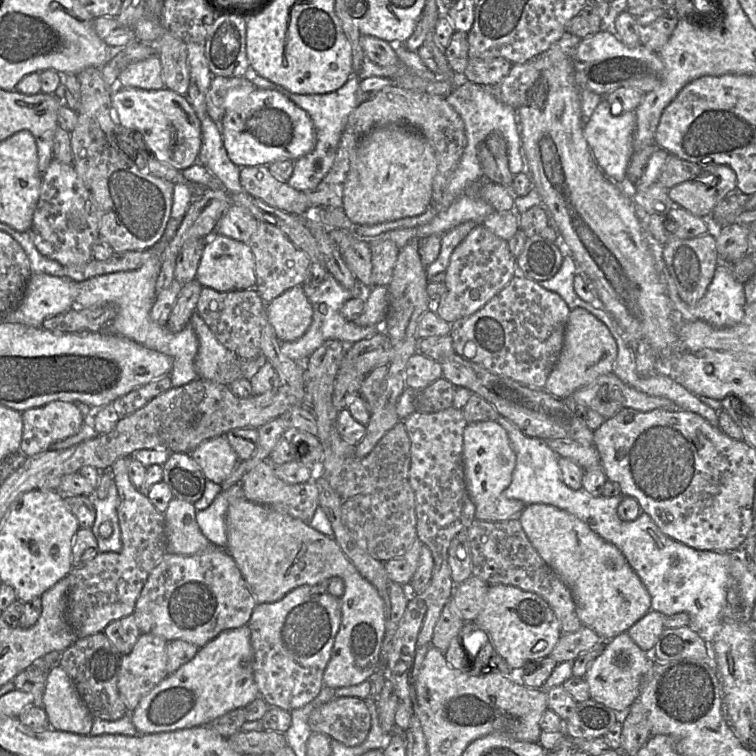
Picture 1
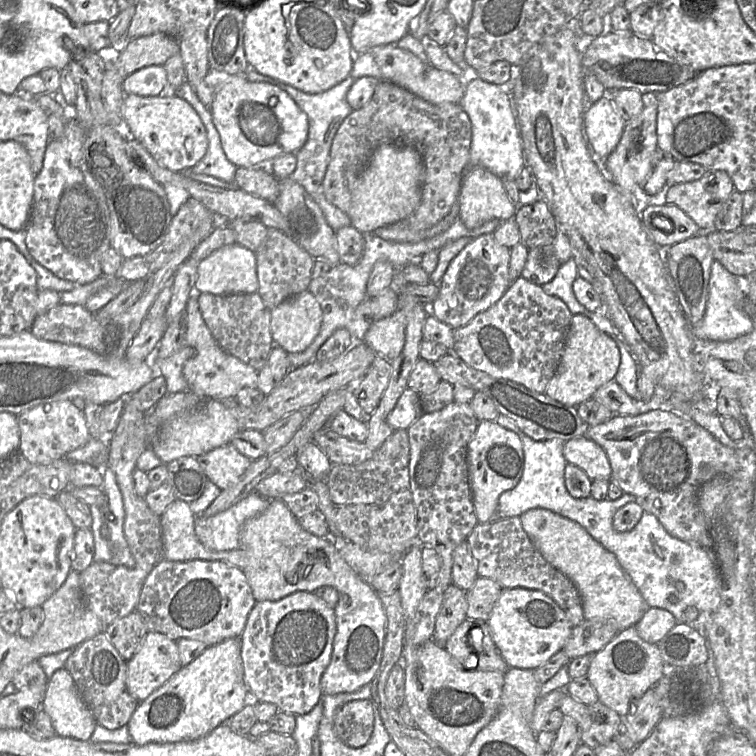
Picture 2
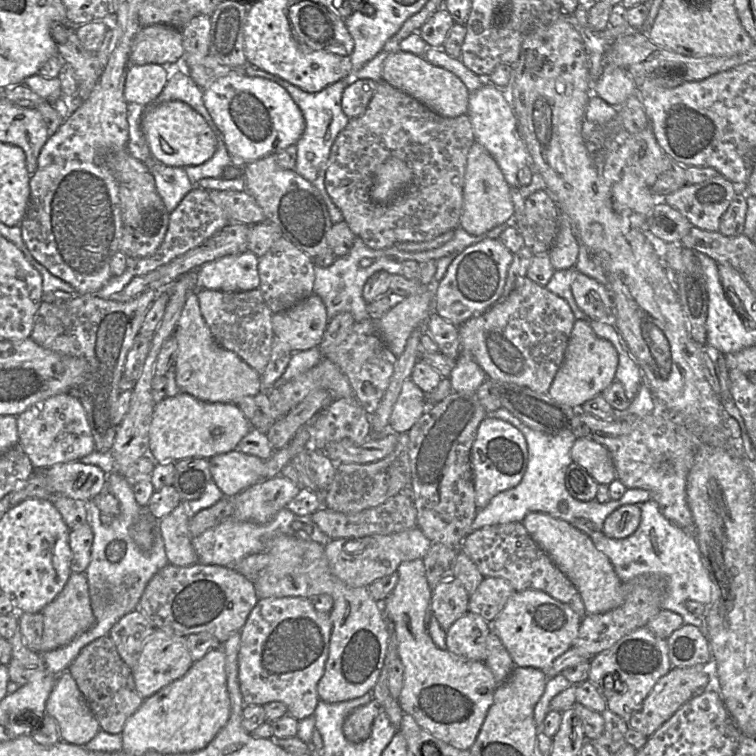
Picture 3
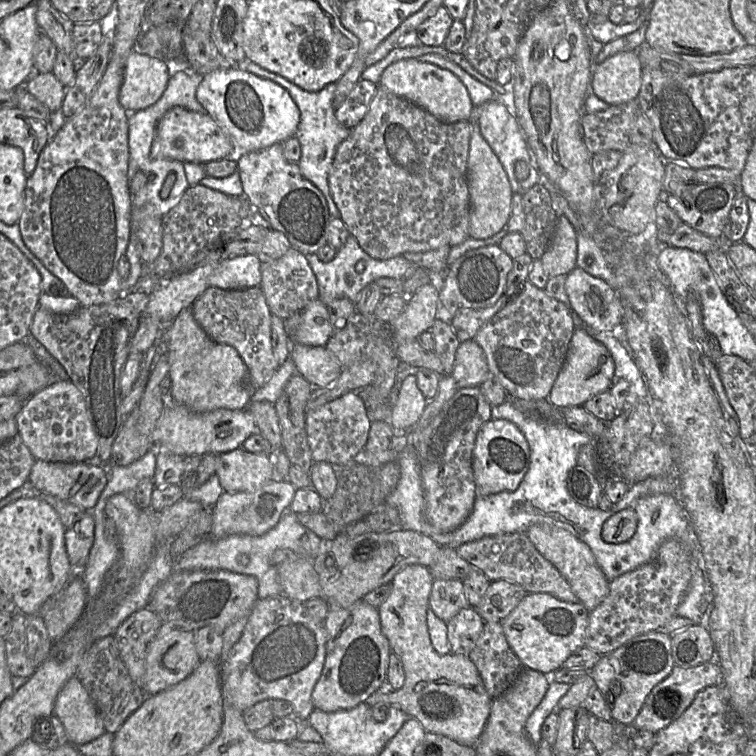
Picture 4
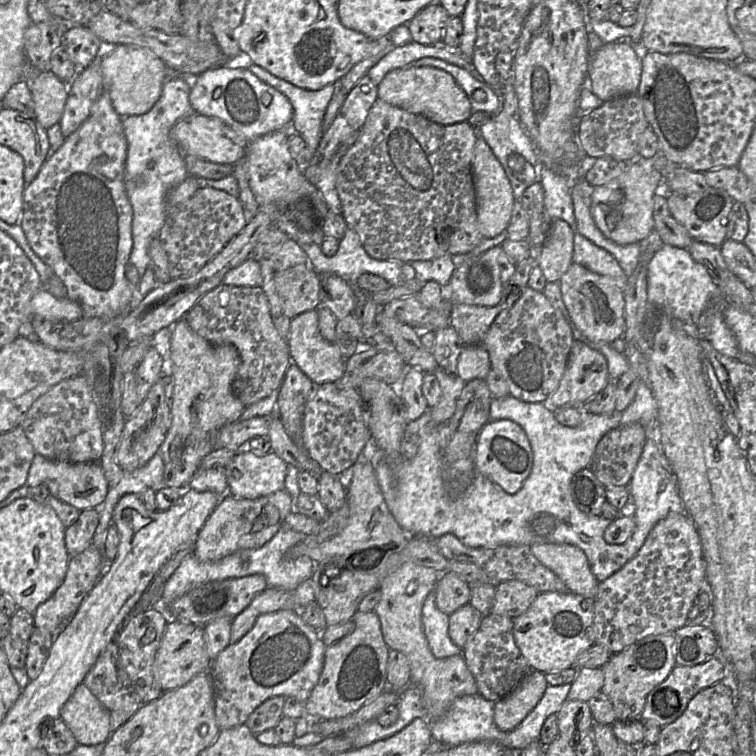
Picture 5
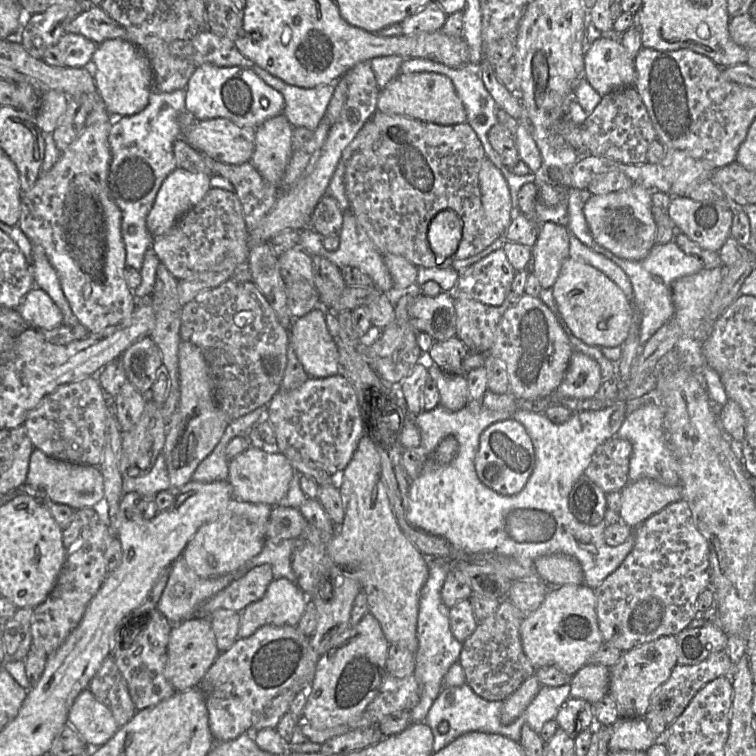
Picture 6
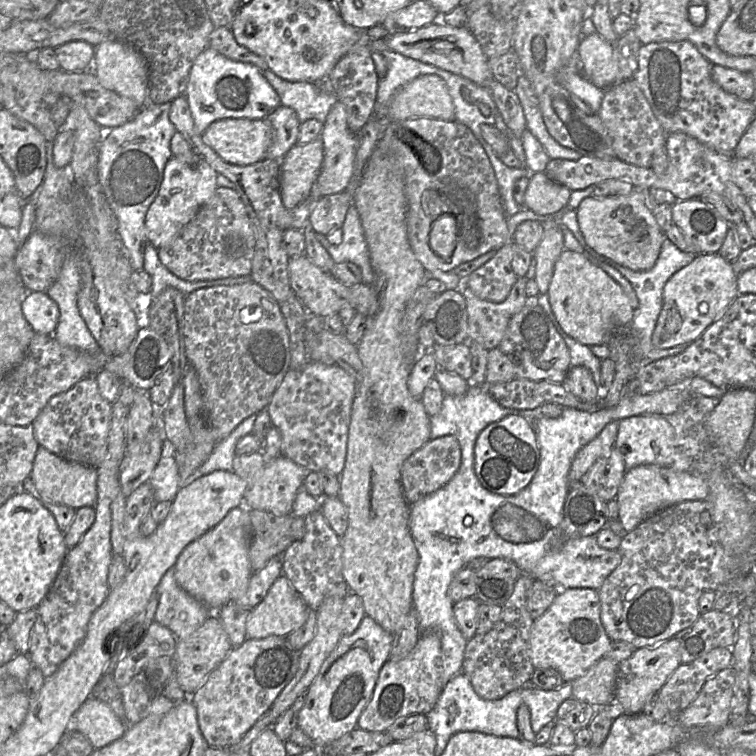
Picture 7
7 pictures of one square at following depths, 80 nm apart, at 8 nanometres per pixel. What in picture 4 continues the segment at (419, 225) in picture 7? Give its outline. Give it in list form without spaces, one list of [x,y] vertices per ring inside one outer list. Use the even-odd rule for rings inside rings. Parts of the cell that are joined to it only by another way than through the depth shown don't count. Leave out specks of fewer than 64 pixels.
[[[378,85],[367,114],[351,129],[349,136],[337,147],[328,177],[330,192],[340,211],[342,221],[345,223],[349,233],[357,239],[360,247],[367,254],[372,258],[385,260],[403,255],[406,252],[428,252],[436,250],[443,245],[456,246],[470,237],[471,200],[468,184],[468,158],[471,136],[472,123],[470,120],[462,120],[455,123],[443,122],[424,108]]]

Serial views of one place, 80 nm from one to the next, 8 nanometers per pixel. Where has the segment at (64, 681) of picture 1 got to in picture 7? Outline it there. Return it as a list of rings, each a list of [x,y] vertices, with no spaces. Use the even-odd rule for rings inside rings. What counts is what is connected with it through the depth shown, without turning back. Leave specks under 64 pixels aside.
[[[91,695],[75,713],[71,727],[82,733],[94,749],[99,749],[120,739],[128,724],[106,703]]]

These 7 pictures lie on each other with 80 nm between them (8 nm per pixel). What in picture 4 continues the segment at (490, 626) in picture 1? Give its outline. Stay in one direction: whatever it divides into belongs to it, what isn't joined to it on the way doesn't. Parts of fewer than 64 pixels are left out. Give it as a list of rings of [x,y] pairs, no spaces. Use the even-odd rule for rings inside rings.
[[[527,593],[519,604],[501,621],[506,640],[524,669],[539,671],[547,676],[562,668],[566,659],[585,646],[590,612],[581,602],[564,602],[549,593]]]

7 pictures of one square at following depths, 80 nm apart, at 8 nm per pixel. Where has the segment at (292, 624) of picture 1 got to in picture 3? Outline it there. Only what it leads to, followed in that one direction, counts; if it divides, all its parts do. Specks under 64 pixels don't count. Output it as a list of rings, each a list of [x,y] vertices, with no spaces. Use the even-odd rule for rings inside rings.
[[[282,597],[259,599],[240,631],[238,679],[245,705],[262,705],[279,701],[286,705],[288,714],[298,721],[310,717],[319,703],[317,685],[322,678],[329,655],[332,632],[330,616],[318,612],[310,599]]]

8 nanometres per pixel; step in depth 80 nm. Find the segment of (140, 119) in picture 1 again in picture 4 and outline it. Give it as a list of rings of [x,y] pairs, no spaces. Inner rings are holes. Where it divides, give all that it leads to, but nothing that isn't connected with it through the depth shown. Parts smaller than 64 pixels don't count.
[[[176,106],[160,120],[150,154],[154,159],[205,164],[235,156],[236,148],[225,130],[209,114]]]

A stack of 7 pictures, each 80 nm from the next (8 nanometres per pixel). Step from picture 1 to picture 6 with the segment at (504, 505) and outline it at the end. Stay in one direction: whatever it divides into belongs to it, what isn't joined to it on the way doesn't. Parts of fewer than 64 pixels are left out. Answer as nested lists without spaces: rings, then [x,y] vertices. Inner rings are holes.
[[[509,418],[490,425],[480,436],[475,458],[479,480],[493,491],[506,496],[518,494],[526,485],[535,467],[535,449],[525,427]]]

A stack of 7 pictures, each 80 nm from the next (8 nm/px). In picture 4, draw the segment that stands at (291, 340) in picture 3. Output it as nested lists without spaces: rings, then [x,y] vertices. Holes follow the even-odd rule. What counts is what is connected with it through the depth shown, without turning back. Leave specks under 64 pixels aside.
[[[316,299],[301,312],[299,323],[290,333],[291,339],[307,346],[324,346],[333,335],[328,309],[321,299]]]

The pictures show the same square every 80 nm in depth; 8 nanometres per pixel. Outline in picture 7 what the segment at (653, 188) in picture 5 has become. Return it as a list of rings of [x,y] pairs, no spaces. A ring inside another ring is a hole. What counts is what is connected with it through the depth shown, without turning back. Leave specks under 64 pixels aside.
[[[640,189],[616,197],[589,196],[576,210],[580,230],[595,252],[634,271],[646,271],[654,266],[666,237],[646,207]]]

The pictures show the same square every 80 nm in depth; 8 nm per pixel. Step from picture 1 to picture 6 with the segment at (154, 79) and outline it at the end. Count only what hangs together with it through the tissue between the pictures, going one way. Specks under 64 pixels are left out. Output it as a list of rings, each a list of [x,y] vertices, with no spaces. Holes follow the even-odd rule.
[[[120,38],[105,40],[93,53],[91,69],[99,96],[111,116],[129,116],[146,108],[154,91],[154,77],[147,55],[138,46]]]

